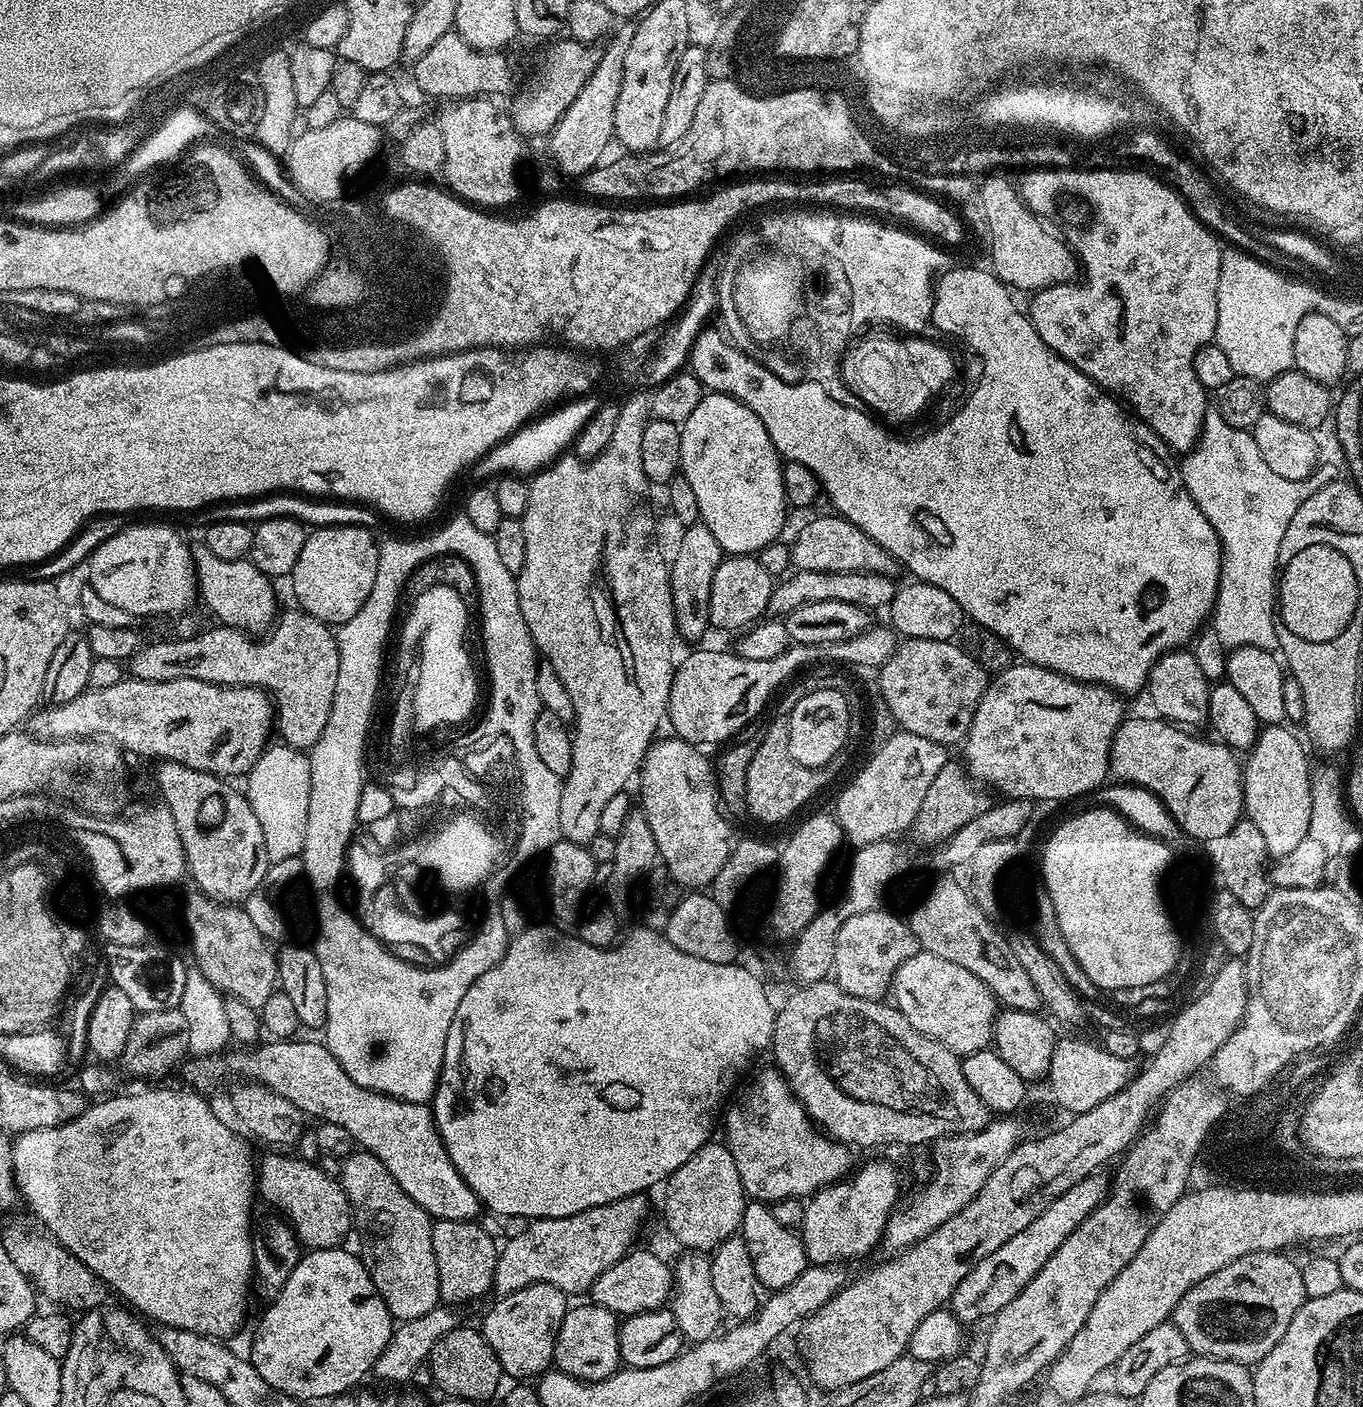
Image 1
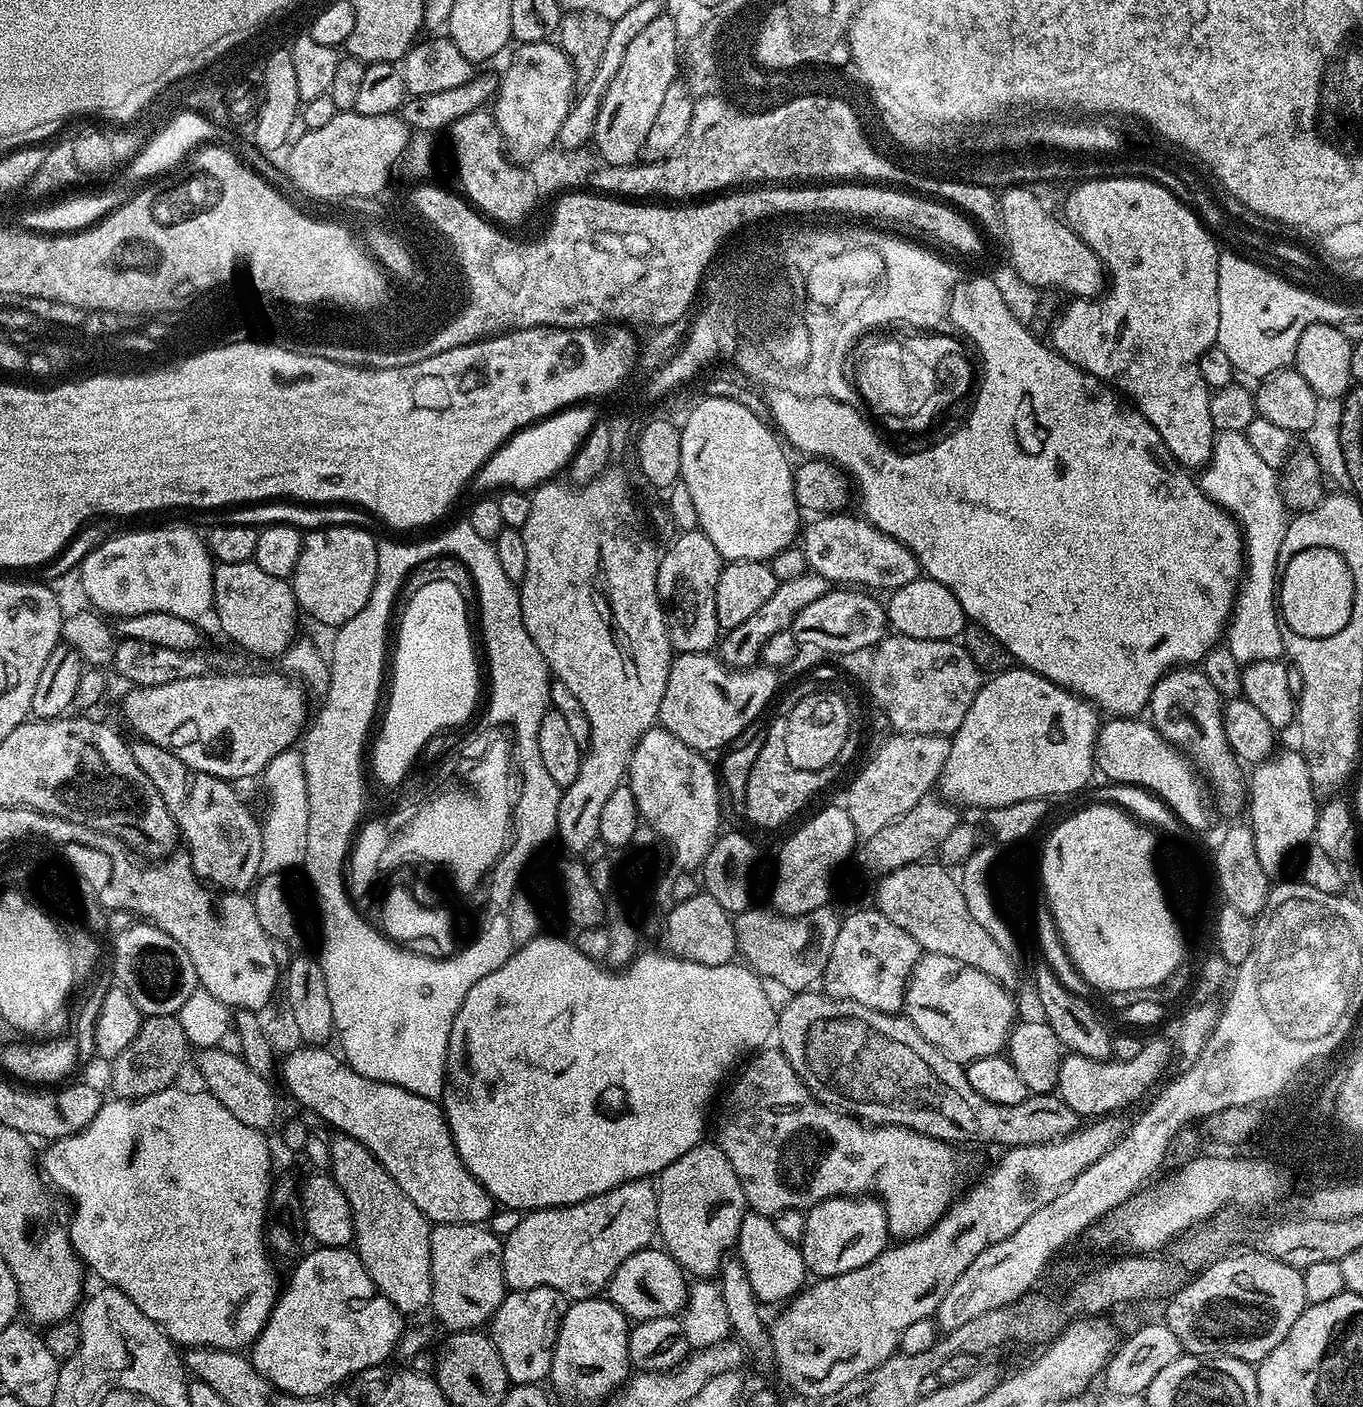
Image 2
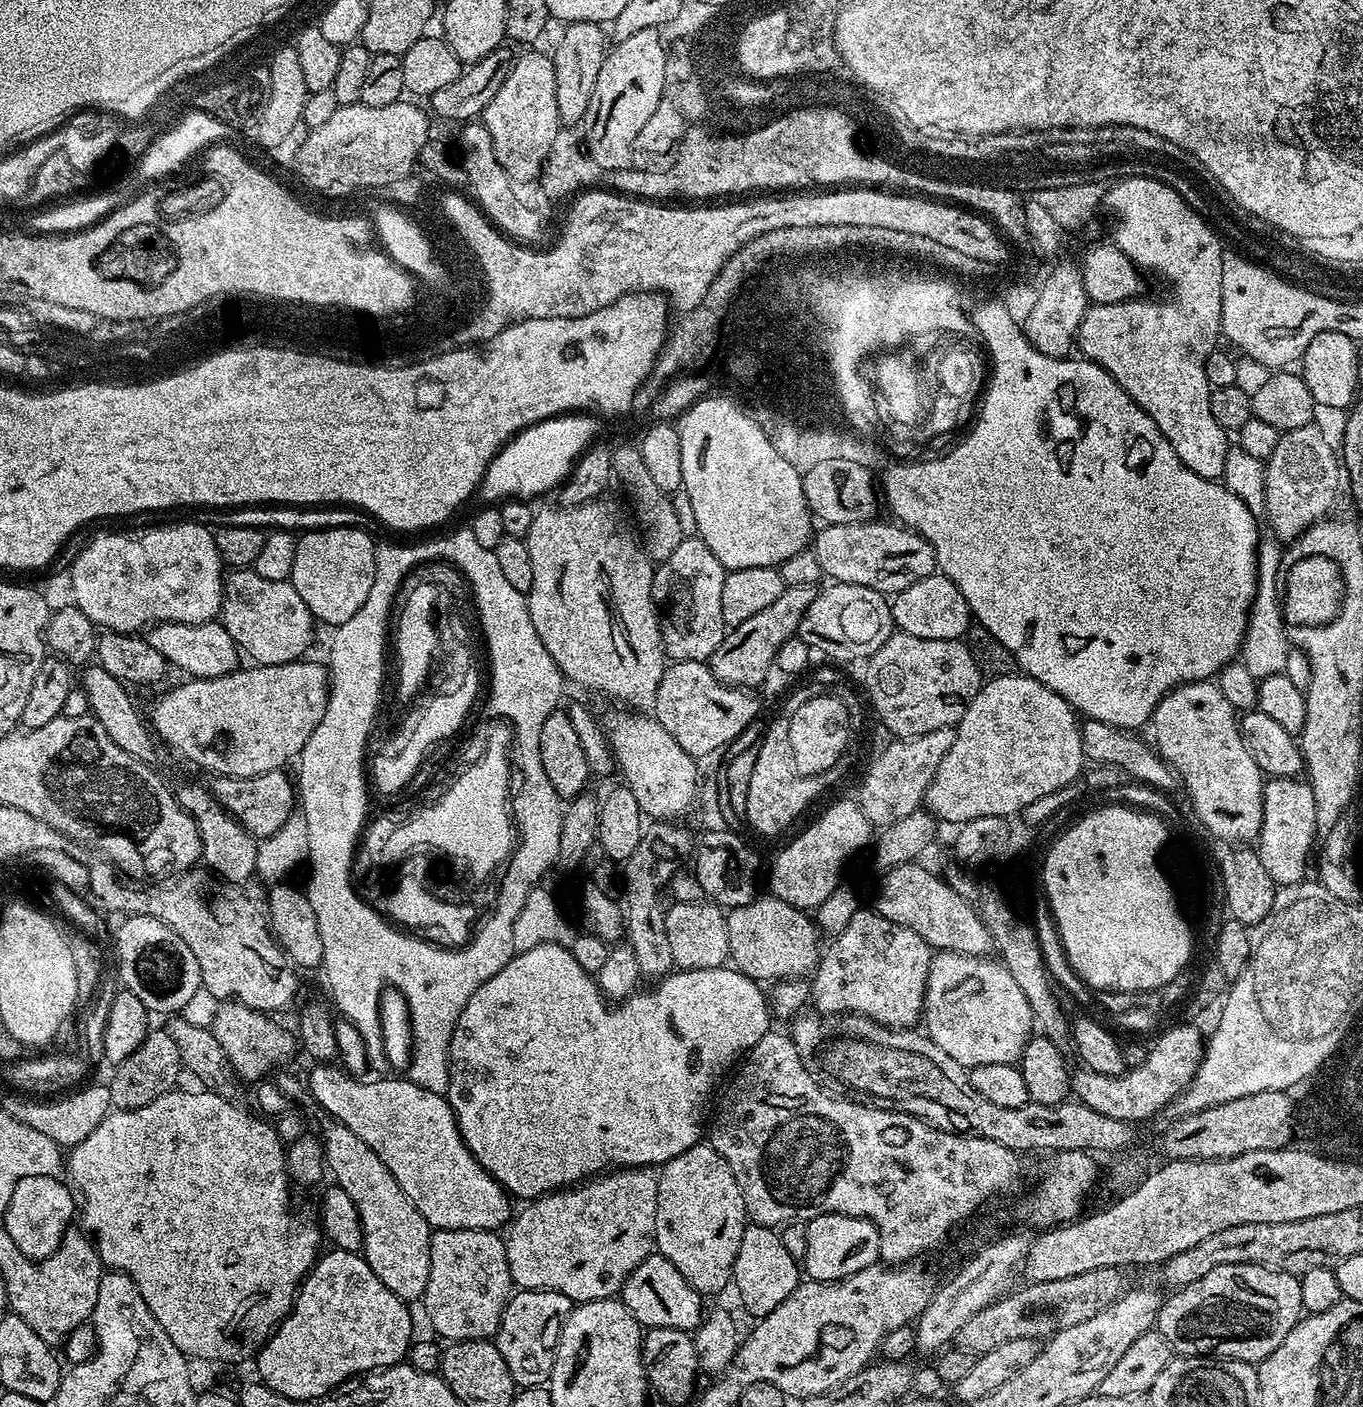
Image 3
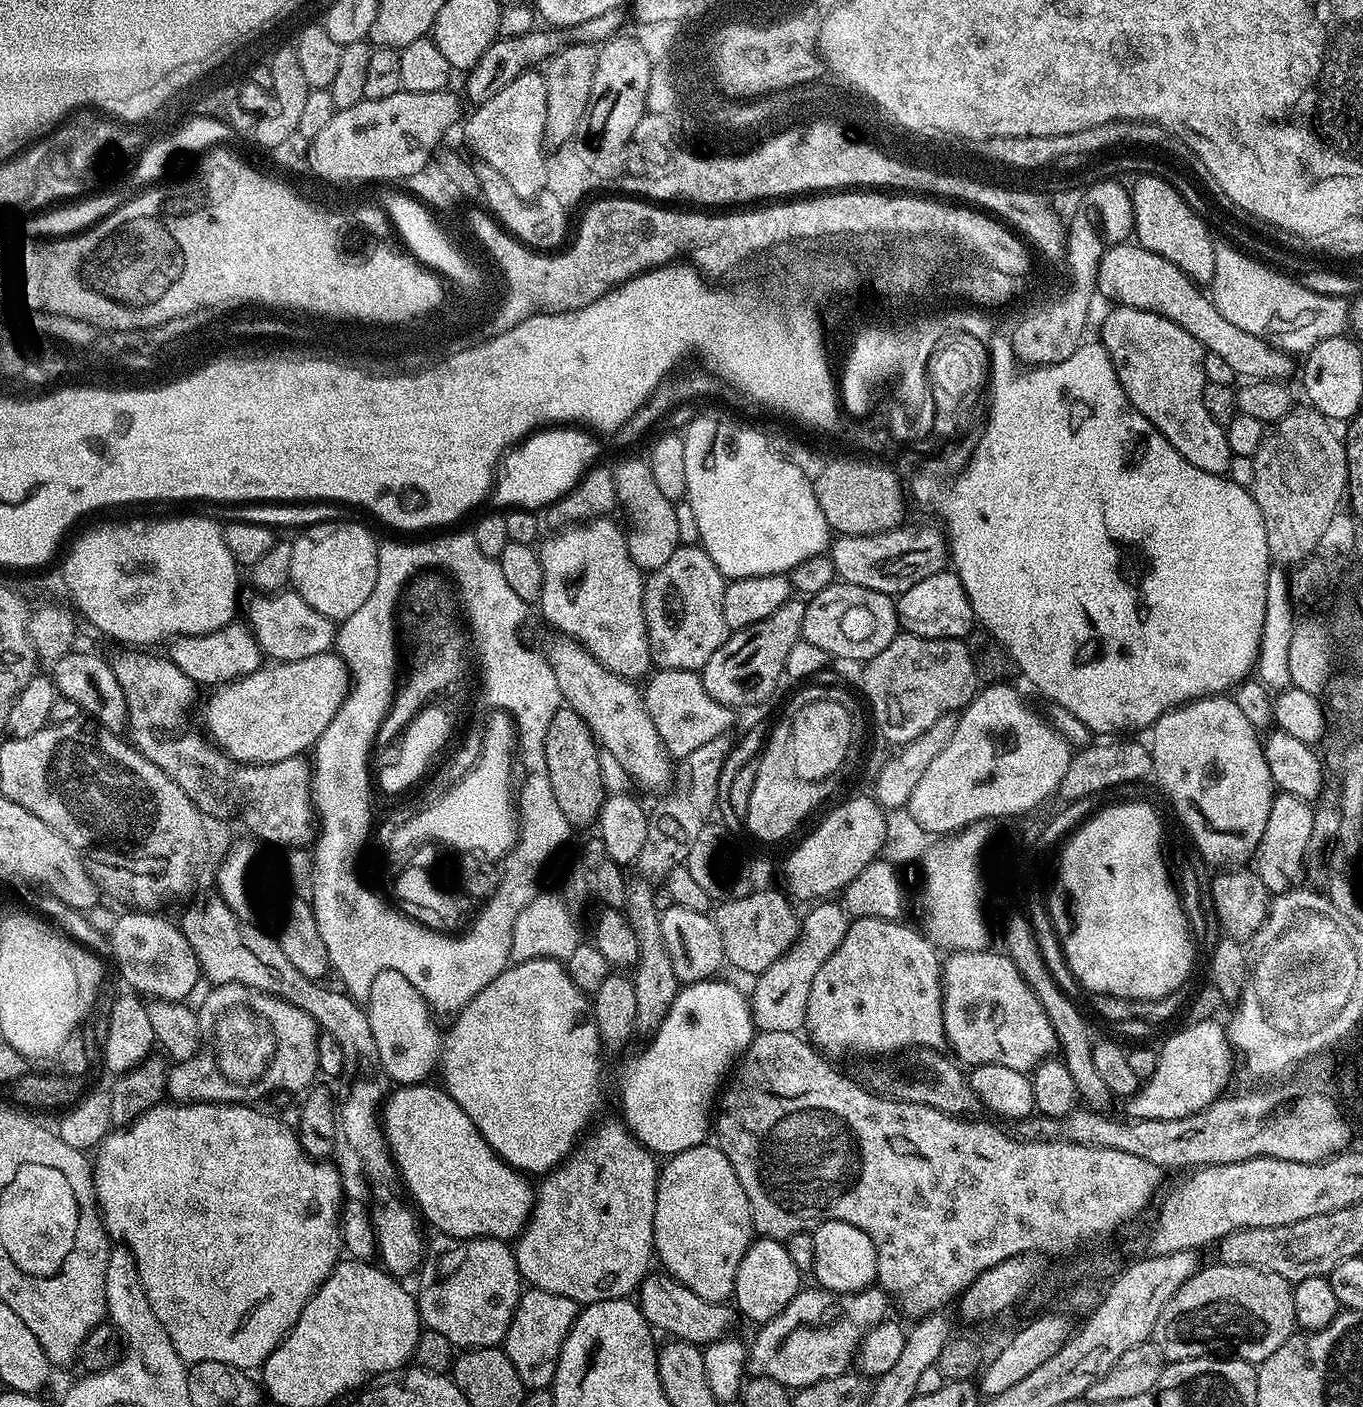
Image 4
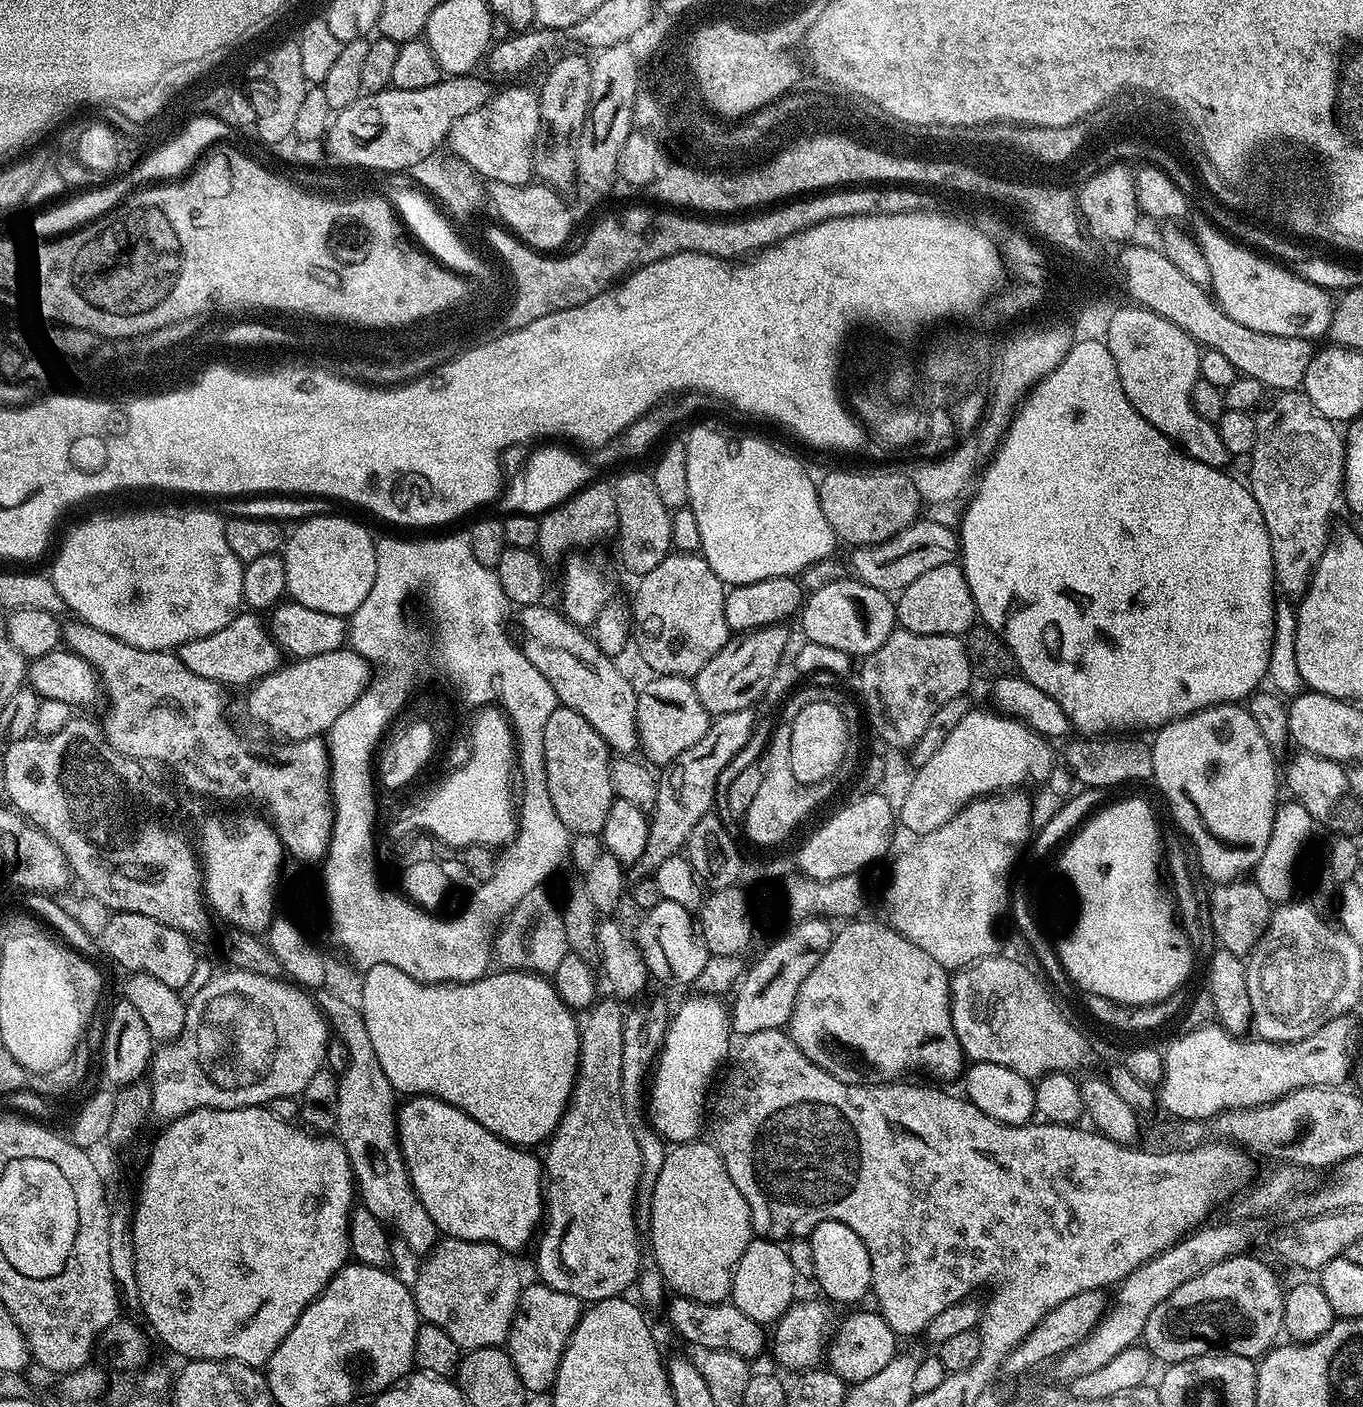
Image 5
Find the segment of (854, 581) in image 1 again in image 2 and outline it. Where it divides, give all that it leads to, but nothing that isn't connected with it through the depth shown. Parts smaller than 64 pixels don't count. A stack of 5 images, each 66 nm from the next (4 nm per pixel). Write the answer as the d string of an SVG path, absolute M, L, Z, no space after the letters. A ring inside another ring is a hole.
M811 570L803 572L798 578L779 581L773 596L751 618L746 618L746 622L742 622L742 626L727 629L719 637L719 659L723 660L729 668L753 667L761 659L766 642L770 642L770 638L774 638L774 634L789 631L794 618L798 618L798 610L802 610L802 606L810 606L810 602L822 598L822 594L826 594L829 590L829 581L822 574Z

